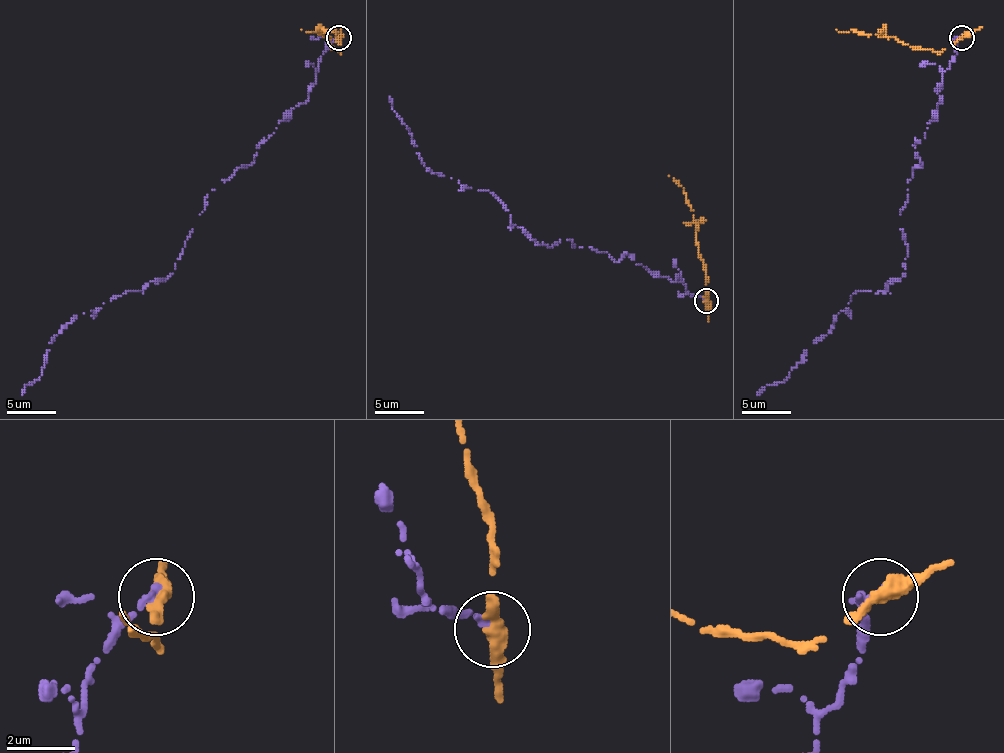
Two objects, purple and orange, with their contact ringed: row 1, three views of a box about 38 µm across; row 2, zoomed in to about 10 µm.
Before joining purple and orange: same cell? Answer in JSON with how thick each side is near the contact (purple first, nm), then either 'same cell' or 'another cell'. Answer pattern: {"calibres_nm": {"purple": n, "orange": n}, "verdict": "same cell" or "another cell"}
{"calibres_nm": {"purple": 260, "orange": 550}, "verdict": "another cell"}

